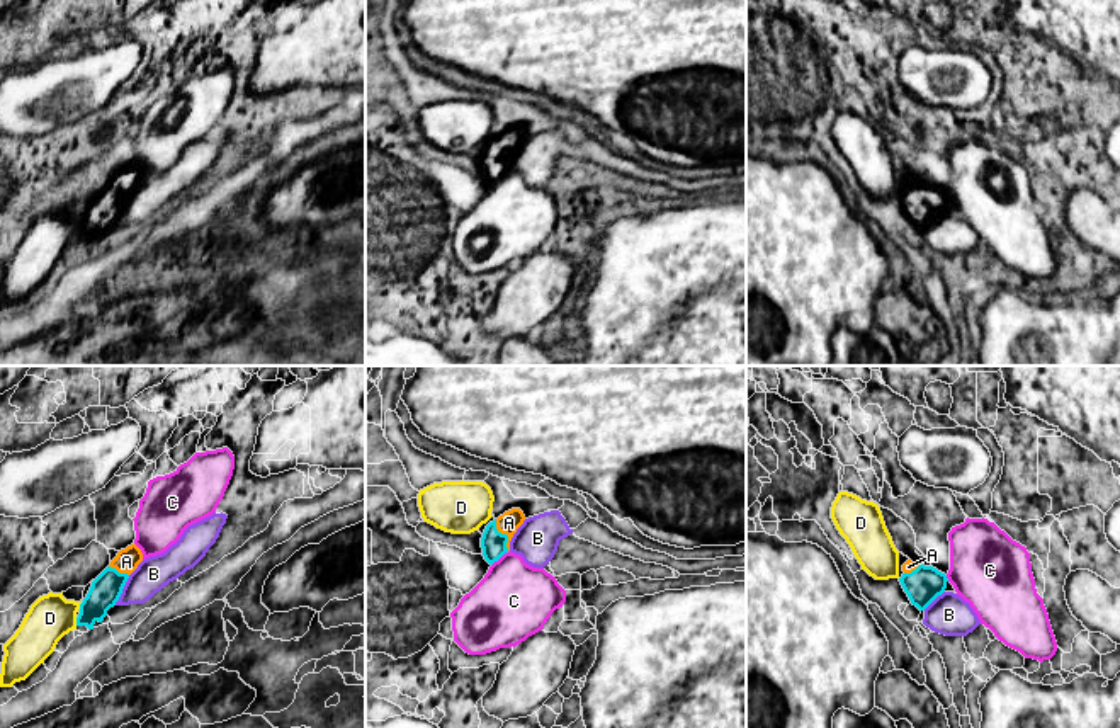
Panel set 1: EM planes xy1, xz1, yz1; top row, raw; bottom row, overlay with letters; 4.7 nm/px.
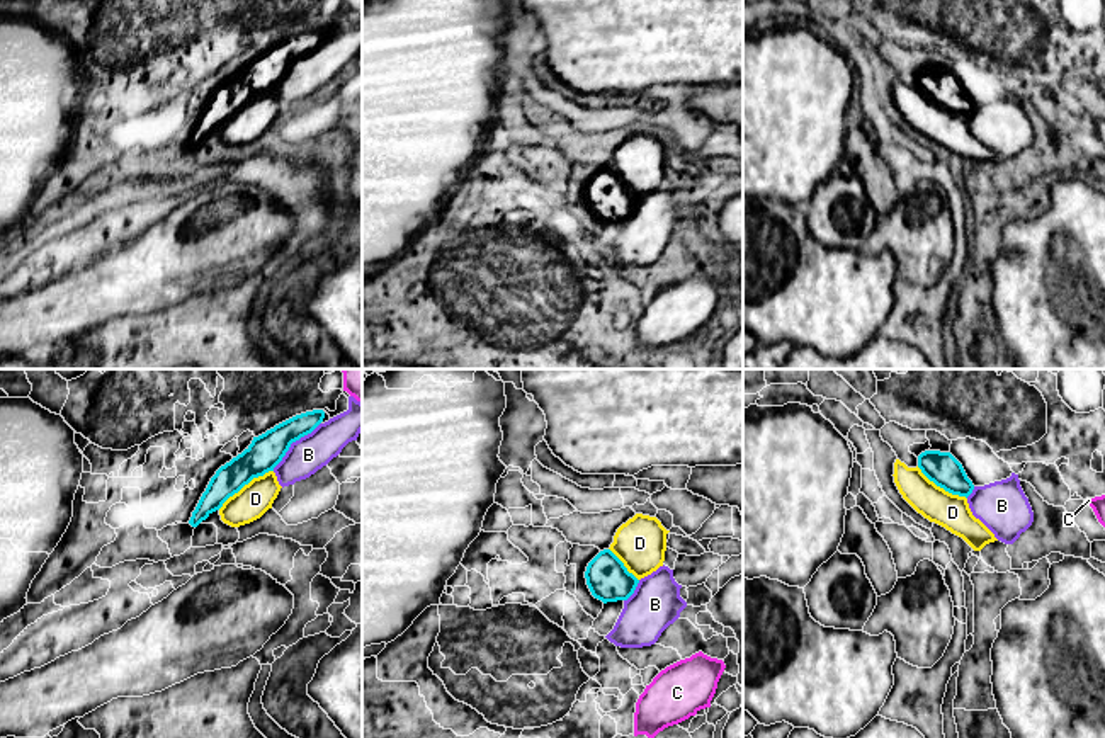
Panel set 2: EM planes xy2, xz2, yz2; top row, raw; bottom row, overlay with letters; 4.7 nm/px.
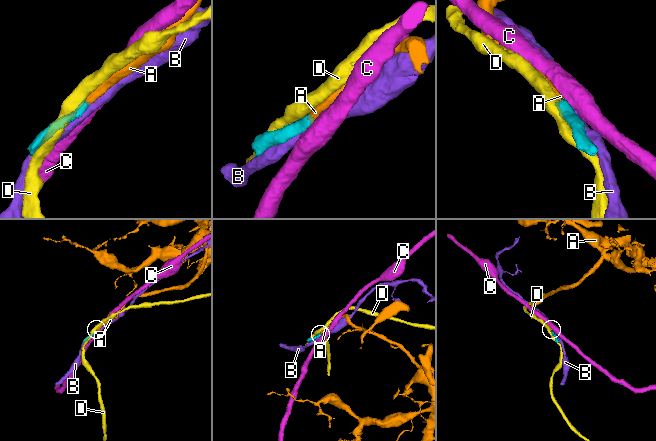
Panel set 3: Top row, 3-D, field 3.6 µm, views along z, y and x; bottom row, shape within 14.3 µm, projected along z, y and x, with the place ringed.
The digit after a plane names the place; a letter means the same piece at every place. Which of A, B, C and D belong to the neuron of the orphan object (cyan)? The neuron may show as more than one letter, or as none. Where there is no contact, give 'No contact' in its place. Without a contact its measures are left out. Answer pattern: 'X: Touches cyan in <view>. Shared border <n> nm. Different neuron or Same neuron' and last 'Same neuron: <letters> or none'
A: Touches cyan in xz1. Shared border 170 nm. Same neuron
B: Touches cyan in xy2. Shared border 320 nm. Different neuron
C: Touches cyan in xz1. Shared border 110 nm. Different neuron
D: Touches cyan in xy2. Shared border 320 nm. Different neuron
Same neuron: A

